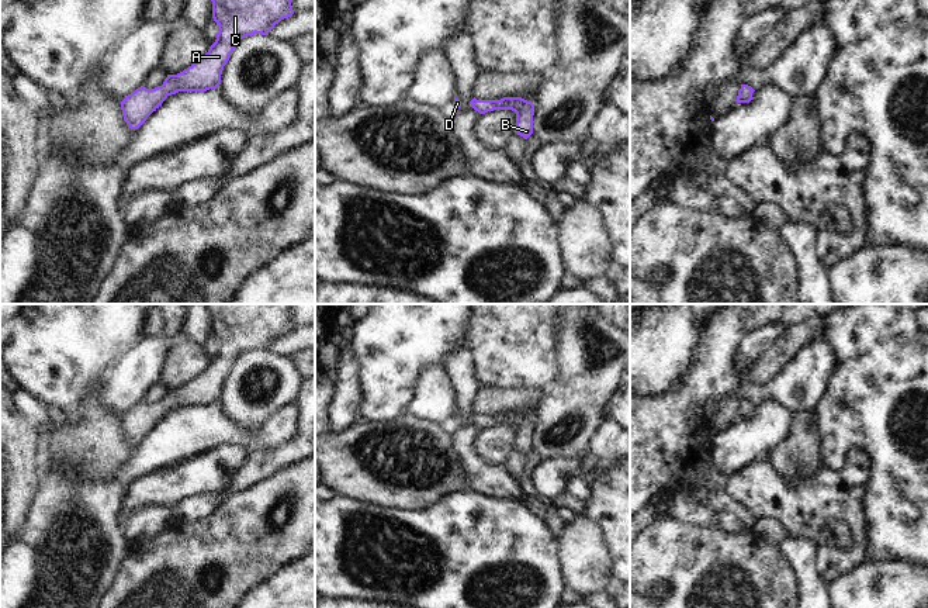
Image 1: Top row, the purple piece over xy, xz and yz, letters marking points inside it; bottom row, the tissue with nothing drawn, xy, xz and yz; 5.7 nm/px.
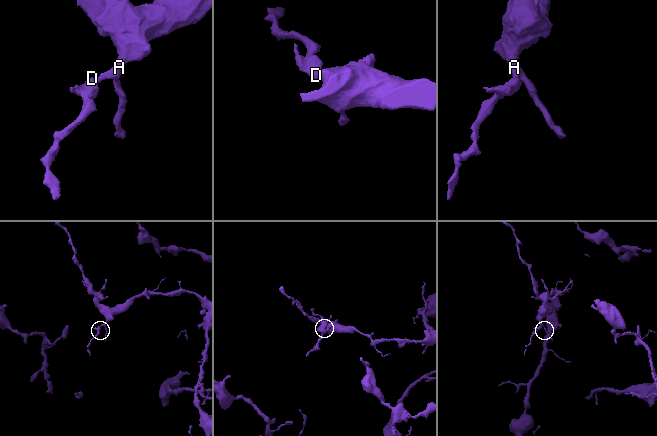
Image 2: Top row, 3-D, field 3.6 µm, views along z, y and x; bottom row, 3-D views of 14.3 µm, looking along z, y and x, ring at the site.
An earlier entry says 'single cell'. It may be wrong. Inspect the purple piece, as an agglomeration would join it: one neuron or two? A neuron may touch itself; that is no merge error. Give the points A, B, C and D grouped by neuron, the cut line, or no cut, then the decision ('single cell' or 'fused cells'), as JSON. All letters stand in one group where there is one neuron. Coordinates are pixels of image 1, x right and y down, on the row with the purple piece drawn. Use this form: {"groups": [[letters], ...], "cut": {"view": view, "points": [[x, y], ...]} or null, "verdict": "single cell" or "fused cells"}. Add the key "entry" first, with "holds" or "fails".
{"entry": "holds", "groups": [["A", "B", "C", "D"]], "cut": null, "verdict": "single cell"}

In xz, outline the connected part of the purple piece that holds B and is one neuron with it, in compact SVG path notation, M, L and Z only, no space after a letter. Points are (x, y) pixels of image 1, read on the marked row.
M503 97L501 100L470 101L471 107L479 114L494 110L512 110L516 113L516 134L527 139L533 134L534 104L522 97Z

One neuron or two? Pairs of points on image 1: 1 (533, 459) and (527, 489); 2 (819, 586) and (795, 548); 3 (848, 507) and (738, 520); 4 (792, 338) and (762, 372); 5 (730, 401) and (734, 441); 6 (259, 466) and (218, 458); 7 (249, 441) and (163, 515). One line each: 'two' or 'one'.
1: one
2: one
3: two
4: one
5: two
6: two
7: two

